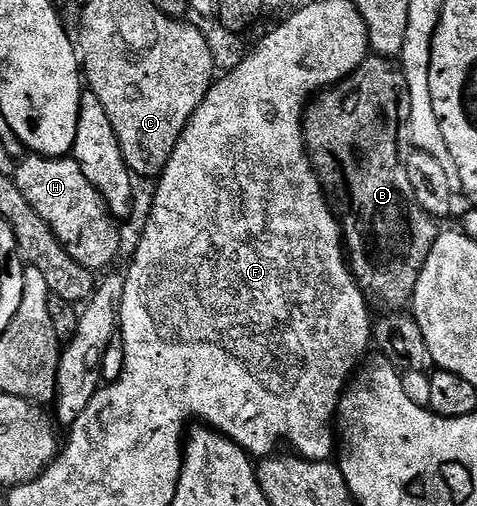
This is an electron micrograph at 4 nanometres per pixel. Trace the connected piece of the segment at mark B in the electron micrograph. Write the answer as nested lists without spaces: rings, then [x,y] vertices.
[[[369,57],[360,62],[353,75],[347,75],[341,83],[319,92],[305,107],[302,120],[304,145],[313,156],[337,155],[340,159],[350,159],[357,155],[360,158],[360,164],[344,175],[348,182],[349,211],[348,216],[342,219],[342,246],[346,252],[346,262],[352,268],[352,276],[365,299],[373,308],[384,307],[380,309],[388,313],[399,312],[411,304],[418,277],[426,265],[426,257],[430,257],[430,249],[438,234],[437,220],[424,212],[414,197],[414,189],[410,189],[406,159],[402,151],[400,155],[402,112],[406,107],[407,94],[407,82],[401,68],[391,58]]]

